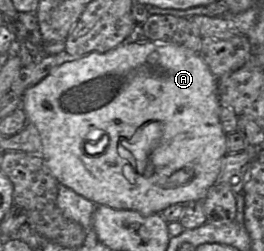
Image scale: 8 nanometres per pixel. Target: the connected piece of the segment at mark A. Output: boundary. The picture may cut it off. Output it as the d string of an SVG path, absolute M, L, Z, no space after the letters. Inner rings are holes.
M165 42L122 43L105 53L91 52L77 59L67 60L56 67L38 84L28 88L22 95L21 107L28 117L28 122L36 126L41 138L41 156L60 184L72 189L77 194L92 201L96 205L105 205L115 209L132 209L143 216L161 213L165 208L176 203L203 200L209 188L217 181L221 161L227 154L226 133L220 122L221 104L218 96L218 79L199 53L178 45ZM95 133L103 133L109 138L106 149L91 155L85 151L85 144L93 144Z

